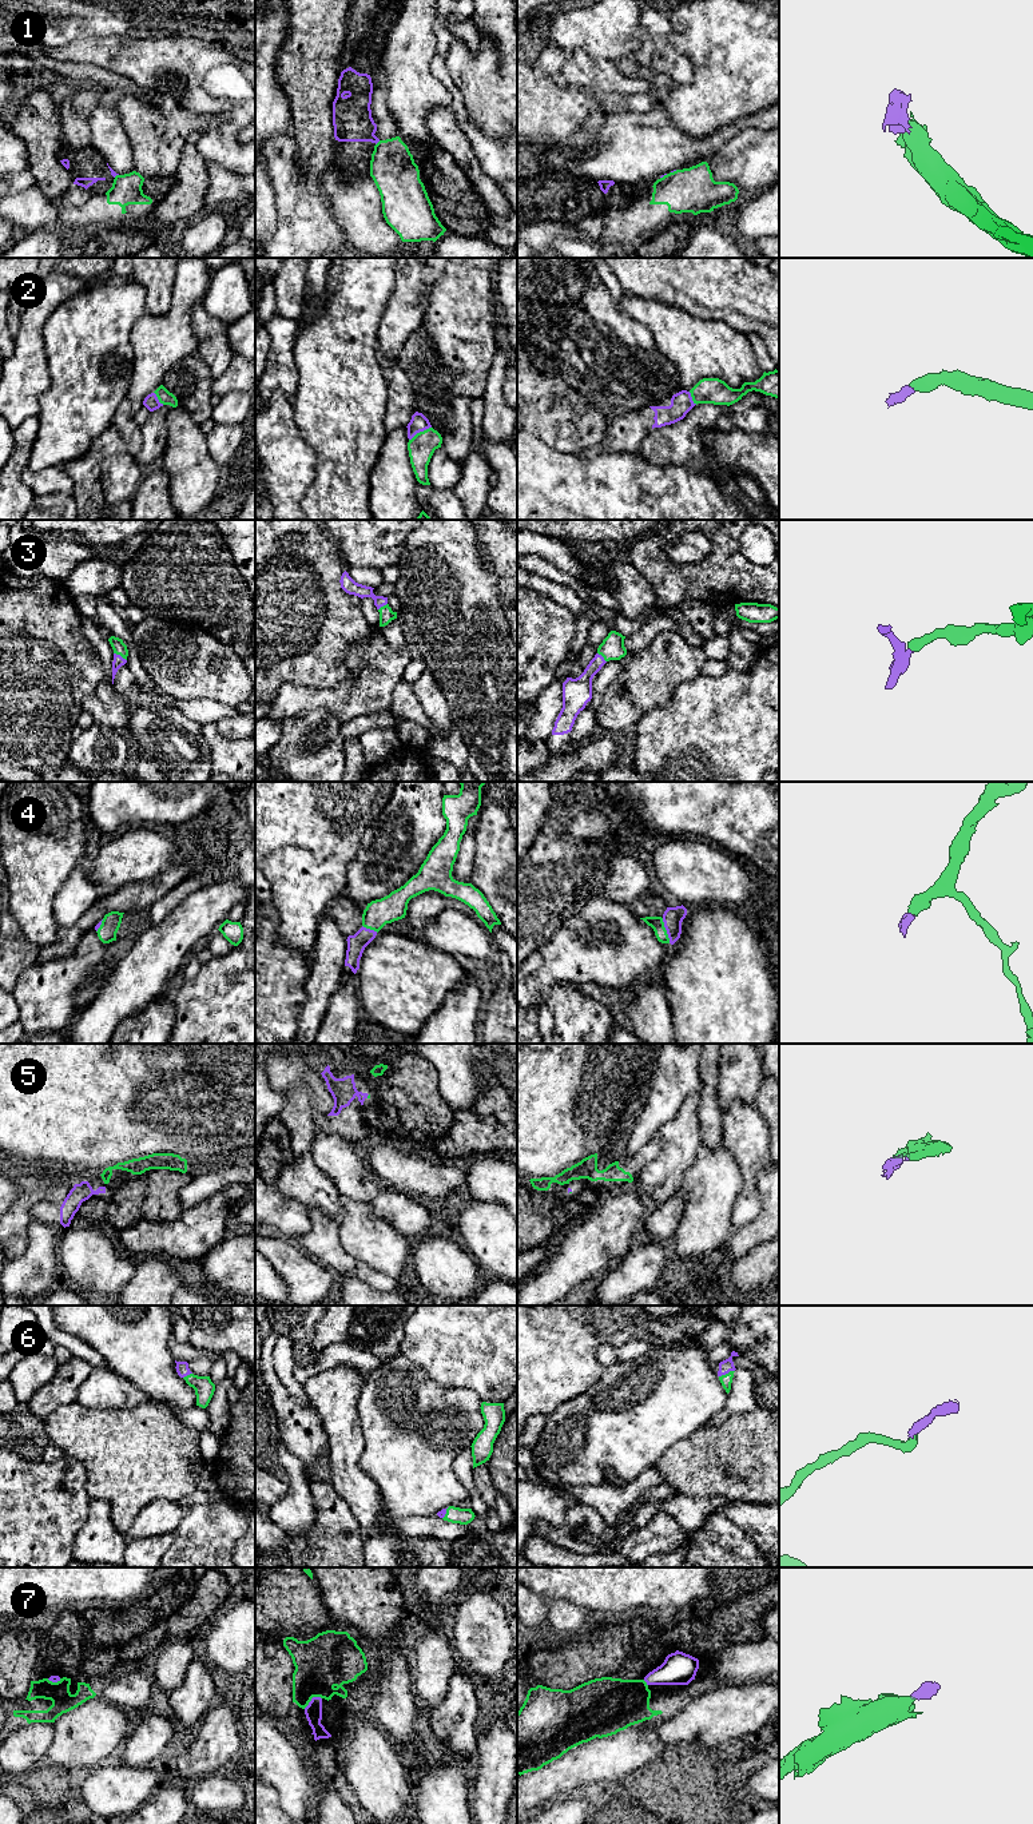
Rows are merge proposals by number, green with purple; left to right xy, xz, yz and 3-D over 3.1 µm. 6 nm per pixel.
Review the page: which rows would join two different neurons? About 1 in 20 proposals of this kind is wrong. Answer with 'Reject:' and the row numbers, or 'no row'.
Reject: 1

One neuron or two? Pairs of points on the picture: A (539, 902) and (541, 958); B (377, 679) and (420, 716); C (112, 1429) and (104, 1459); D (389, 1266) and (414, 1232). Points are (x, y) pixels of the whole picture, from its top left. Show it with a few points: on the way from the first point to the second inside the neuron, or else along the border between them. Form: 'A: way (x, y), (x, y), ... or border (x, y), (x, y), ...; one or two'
A: border (563, 924), (531, 954); two
B: border (402, 680), (394, 690), (388, 708); two
C: way (112, 1437), (112, 1451); one
D: border (382, 1220), (413, 1242); two

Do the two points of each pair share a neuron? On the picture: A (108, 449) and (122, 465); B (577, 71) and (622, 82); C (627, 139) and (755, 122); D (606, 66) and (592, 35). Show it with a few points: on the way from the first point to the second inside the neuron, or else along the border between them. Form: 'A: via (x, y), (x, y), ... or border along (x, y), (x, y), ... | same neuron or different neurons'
A: border along (126, 453), (107, 460) | different neurons
B: via (588, 74), (602, 82), (611, 82) | same neuron
C: via (659, 146), (710, 146), (723, 135) | same neuron
D: border along (598, 58), (606, 58), (615, 63) | different neurons

